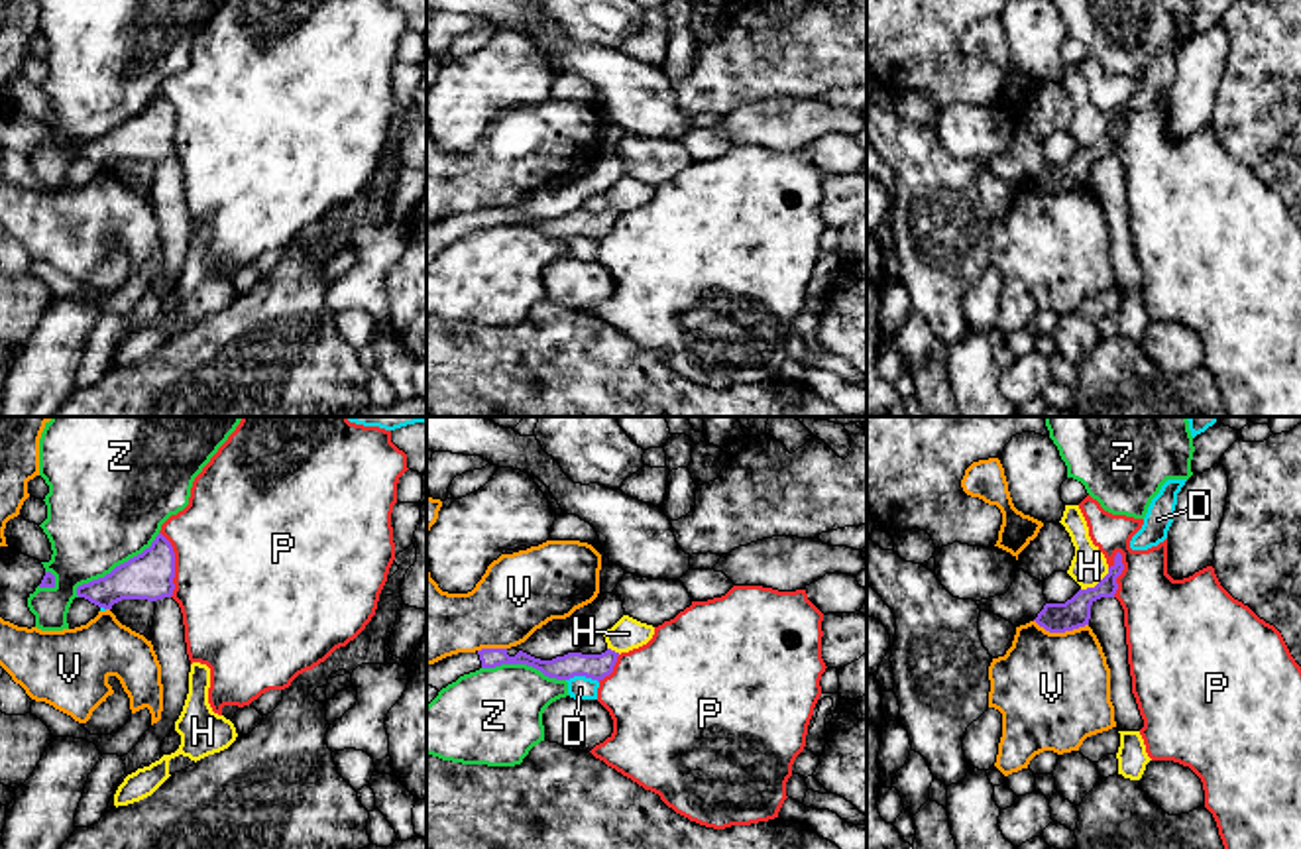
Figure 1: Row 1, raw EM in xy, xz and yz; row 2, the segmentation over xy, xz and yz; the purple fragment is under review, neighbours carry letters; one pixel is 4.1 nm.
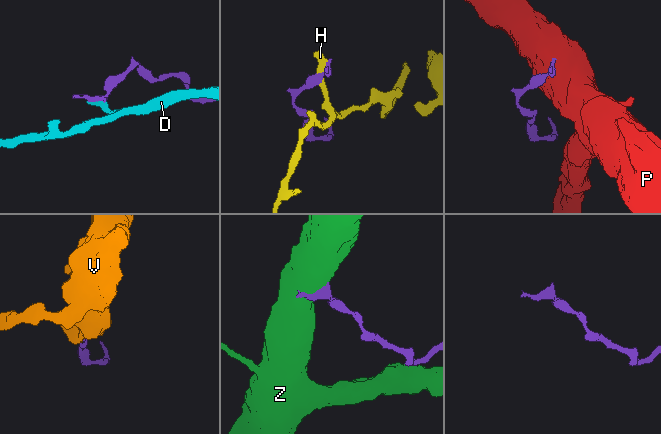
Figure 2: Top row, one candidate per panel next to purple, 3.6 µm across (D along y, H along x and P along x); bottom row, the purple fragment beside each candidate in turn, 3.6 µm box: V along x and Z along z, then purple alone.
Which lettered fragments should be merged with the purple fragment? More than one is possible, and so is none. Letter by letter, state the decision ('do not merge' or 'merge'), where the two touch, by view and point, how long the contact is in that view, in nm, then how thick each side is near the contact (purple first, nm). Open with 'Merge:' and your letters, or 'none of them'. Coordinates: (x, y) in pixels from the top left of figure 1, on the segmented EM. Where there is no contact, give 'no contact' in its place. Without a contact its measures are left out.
Merge: none of them
D: do not merge; meets purple in xz at (582, 675); contact 140 nm long; 110 nm thick on the purple side, 100 nm on the other
H: do not merge; meets purple in yz at (1097, 584); contact 150 nm long; 130 nm thick on the purple side, 150 nm on the other
P: do not merge; meets purple in xy at (173, 565); contact 280 nm long; 190 nm thick on the purple side, 500 nm on the other
V: do not merge; meets purple in yz at (1062, 631); contact 220 nm long; 130 nm thick on the purple side, 460 nm on the other
Z: do not merge; meets purple in xy at (116, 566); contact 440 nm long; 190 nm thick on the purple side, 460 nm on the other

